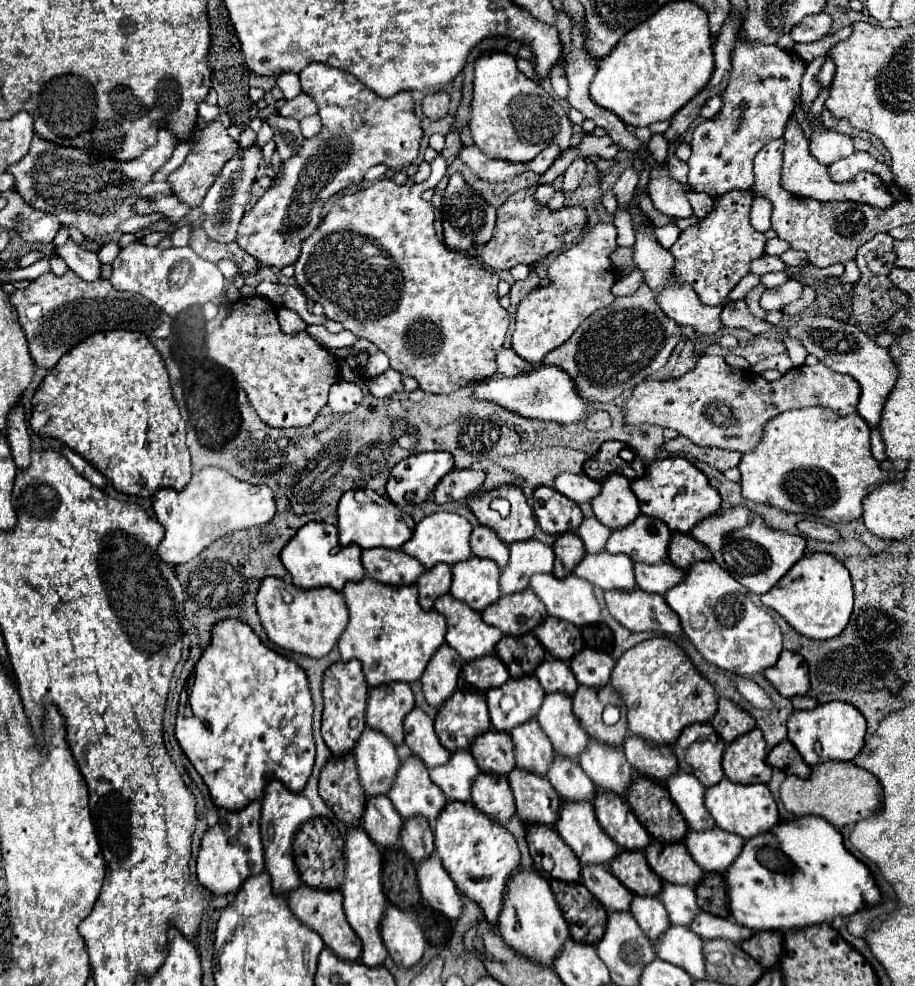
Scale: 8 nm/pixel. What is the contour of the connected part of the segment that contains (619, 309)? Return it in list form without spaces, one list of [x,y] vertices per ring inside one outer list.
[[[642,283],[636,293],[616,297],[608,307],[594,311],[564,345],[544,357],[544,363],[564,367],[590,401],[614,401],[626,389],[658,373],[680,337],[678,325],[658,309],[654,293]]]

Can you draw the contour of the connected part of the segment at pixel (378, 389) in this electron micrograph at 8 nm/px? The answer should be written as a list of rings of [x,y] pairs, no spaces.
[[[388,369],[384,373],[384,377],[378,377],[378,381],[374,381],[374,385],[370,385],[370,393],[376,397],[390,397],[396,391],[402,389],[402,373]]]

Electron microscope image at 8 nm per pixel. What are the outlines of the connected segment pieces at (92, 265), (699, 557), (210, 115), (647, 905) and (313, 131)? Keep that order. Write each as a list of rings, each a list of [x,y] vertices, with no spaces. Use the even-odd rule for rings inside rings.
[[[68,239],[68,243],[62,249],[58,249],[58,255],[62,255],[66,265],[84,281],[100,281],[102,279],[100,277],[100,261],[98,261],[96,253],[88,253]]]
[[[672,533],[668,559],[672,565],[684,571],[688,571],[690,565],[694,565],[694,561],[712,561],[710,551],[702,543],[694,541],[694,537],[690,535],[678,535],[678,533]]]
[[[202,101],[200,105],[198,105],[198,115],[208,123],[208,121],[214,121],[216,119],[216,115],[218,115],[218,111],[220,111],[220,107],[212,107],[212,105],[208,105],[206,101]]]
[[[634,897],[630,913],[652,943],[656,943],[670,927],[668,913],[658,897]]]
[[[310,115],[310,117],[302,119],[302,121],[300,121],[300,127],[302,127],[304,137],[314,137],[314,135],[318,135],[320,129],[322,129],[320,115]]]

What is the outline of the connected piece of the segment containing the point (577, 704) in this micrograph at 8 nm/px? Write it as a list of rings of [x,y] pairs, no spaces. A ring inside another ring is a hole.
[[[580,685],[572,697],[572,709],[574,717],[580,721],[590,739],[606,743],[610,747],[622,747],[626,739],[626,719],[622,717],[610,727],[602,721],[602,711],[612,701],[620,701],[620,697],[610,689],[610,685],[604,685],[602,689],[590,689]]]

